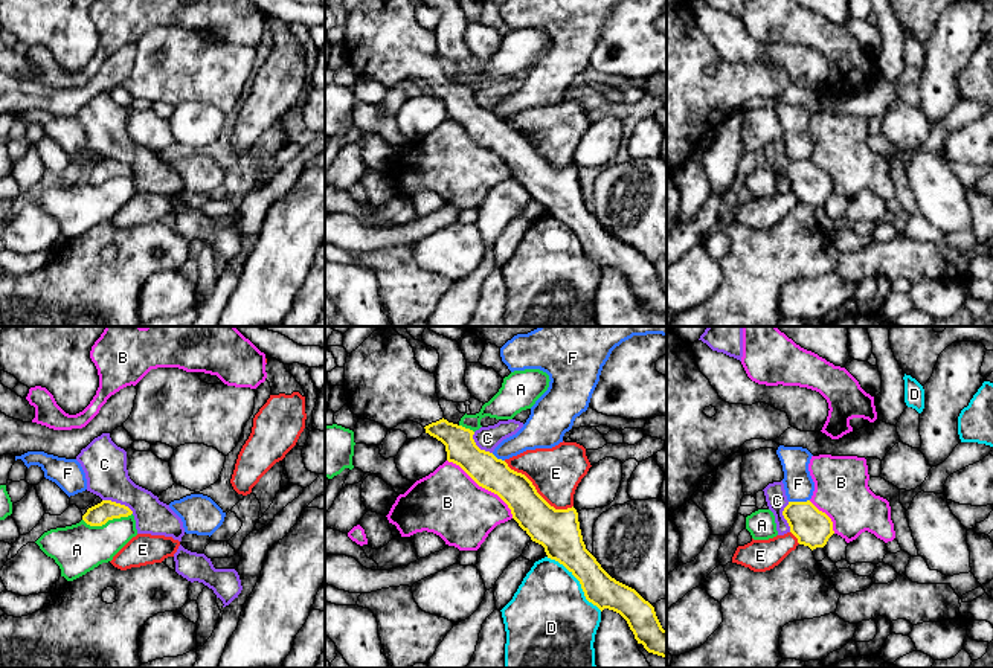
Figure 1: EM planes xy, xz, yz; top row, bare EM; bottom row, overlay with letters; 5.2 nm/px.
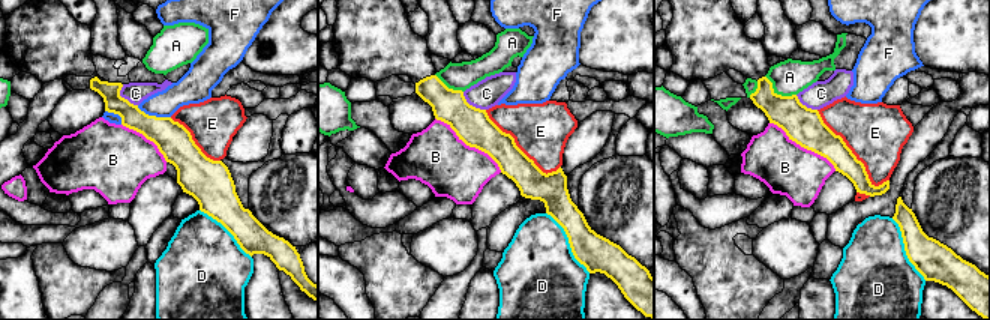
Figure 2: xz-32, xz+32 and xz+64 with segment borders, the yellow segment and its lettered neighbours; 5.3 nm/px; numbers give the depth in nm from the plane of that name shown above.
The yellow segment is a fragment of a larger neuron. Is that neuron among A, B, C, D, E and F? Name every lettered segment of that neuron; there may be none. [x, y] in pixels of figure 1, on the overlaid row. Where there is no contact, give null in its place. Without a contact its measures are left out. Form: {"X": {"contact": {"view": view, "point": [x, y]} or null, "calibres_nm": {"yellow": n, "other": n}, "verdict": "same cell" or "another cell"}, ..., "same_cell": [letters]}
{"A": {"contact": {"view": "xy", "point": [107, 520]}, "calibres_nm": {"yellow": 110, "other": 260}, "verdict": "another cell"}, "B": {"contact": {"view": "xz", "point": [484, 487]}, "calibres_nm": {"yellow": 180, "other": 360}, "verdict": "another cell"}, "C": {"contact": {"view": "xy", "point": [118, 504]}, "calibres_nm": {"yellow": 110, "other": 220}, "verdict": "another cell"}, "D": {"contact": {"view": "xz", "point": [578, 580]}, "calibres_nm": {"yellow": 220, "other": 420}, "verdict": "another cell"}, "E": {"contact": {"view": "xz", "point": [536, 491]}, "calibres_nm": {"yellow": 220, "other": 260}, "verdict": "another cell"}, "F": {"contact": {"view": "yz", "point": [798, 502]}, "calibres_nm": {"yellow": 200, "other": 160}, "verdict": "another cell"}, "same_cell": []}

